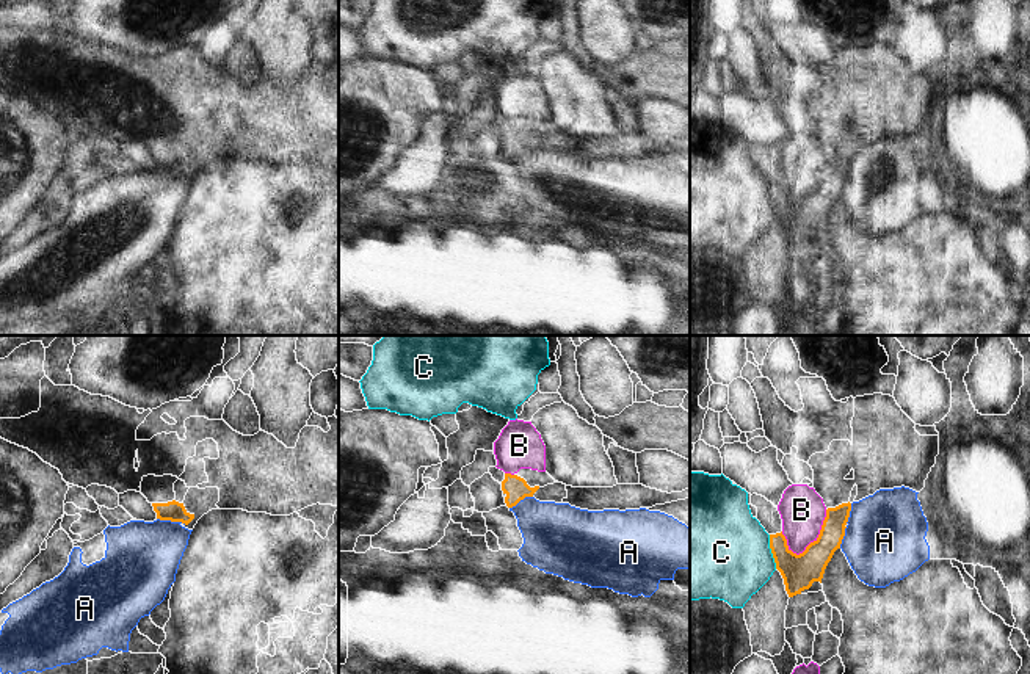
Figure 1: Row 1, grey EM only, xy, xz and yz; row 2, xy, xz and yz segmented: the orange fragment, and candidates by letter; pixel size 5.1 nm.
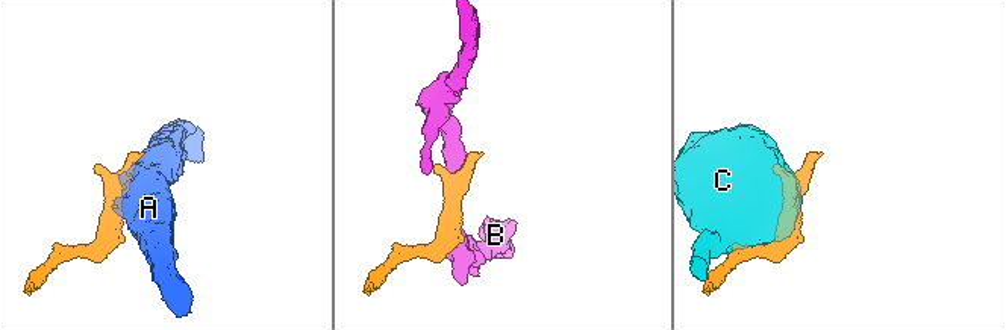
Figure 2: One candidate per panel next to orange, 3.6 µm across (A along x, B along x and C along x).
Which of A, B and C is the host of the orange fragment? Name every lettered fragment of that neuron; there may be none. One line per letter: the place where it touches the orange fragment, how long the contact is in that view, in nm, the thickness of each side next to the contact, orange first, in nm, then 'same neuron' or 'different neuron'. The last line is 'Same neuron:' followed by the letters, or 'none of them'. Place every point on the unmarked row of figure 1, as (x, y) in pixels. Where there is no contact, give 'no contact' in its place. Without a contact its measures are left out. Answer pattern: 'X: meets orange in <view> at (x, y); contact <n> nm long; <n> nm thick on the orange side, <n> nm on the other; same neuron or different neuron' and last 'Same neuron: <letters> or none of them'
A: meets orange in xy at (171, 170); contact 160 nm long; 110 nm thick on the orange side, 380 nm on the other; different neuron
B: meets orange in yz at (817, 187); contact 300 nm long; 180 nm thick on the orange side, 220 nm on the other; different neuron
C: meets orange in yz at (772, 201); contact 180 nm long; 180 nm thick on the orange side, 480 nm on the other; different neuron
Same neuron: none of them

